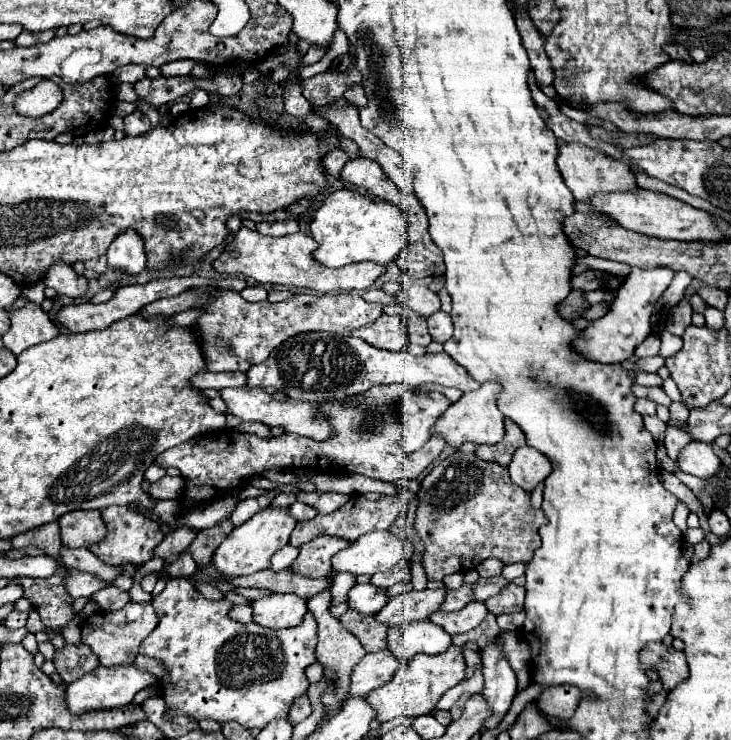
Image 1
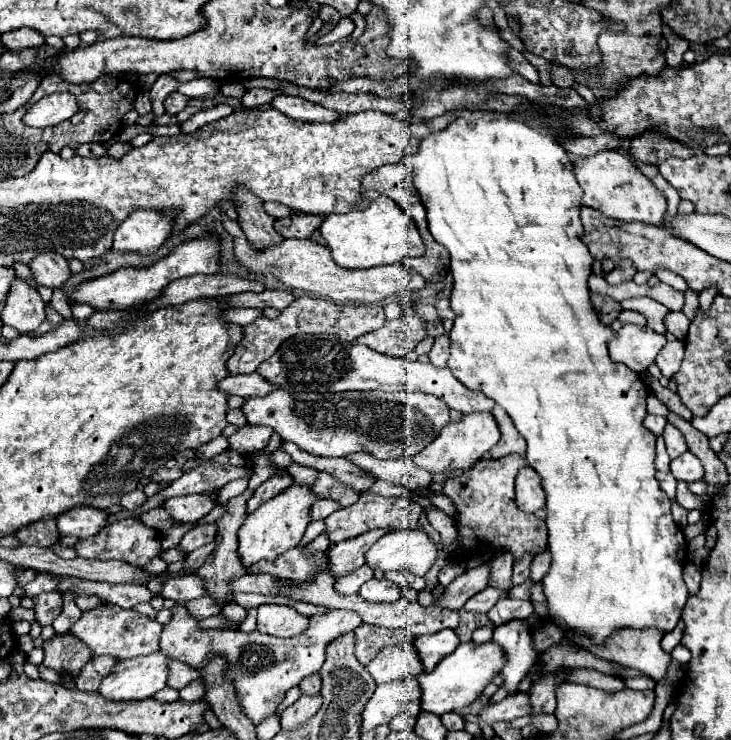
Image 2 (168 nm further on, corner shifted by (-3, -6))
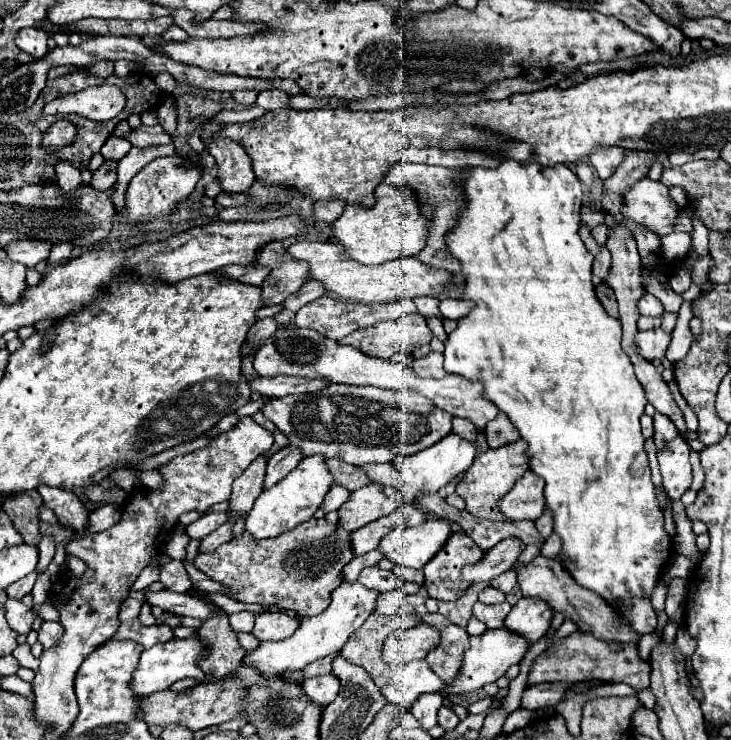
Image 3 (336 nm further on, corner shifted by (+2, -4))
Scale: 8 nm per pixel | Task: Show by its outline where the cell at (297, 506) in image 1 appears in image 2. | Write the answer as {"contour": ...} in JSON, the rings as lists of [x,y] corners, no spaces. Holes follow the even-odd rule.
{"contour":[[[317,500],[313,506],[311,506],[311,520],[325,520],[331,512],[339,510],[337,504],[333,504],[333,500]]]}

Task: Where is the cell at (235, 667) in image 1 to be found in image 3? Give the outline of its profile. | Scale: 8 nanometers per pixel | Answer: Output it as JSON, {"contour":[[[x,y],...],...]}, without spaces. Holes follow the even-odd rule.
{"contour":[[[342,582],[334,592],[332,592],[332,602],[324,610],[324,614],[304,618],[294,636],[280,640],[280,642],[262,642],[258,650],[248,654],[242,662],[258,668],[266,678],[276,678],[282,676],[288,670],[300,670],[308,666],[310,662],[324,658],[328,654],[334,654],[342,650],[346,640],[350,638],[352,632],[356,632],[362,622],[376,610],[376,600],[380,592],[376,590],[366,590],[360,582]]]}

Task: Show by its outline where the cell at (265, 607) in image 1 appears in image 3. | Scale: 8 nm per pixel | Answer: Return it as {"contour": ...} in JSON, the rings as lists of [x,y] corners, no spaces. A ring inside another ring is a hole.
{"contour":[[[270,612],[256,616],[254,636],[262,642],[278,642],[290,638],[298,628],[296,618],[290,618],[286,612]]]}

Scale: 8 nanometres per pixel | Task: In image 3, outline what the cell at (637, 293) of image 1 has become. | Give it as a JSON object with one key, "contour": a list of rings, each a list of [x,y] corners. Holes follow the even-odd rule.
{"contour":[[[654,328],[648,332],[638,332],[636,334],[636,344],[640,354],[646,360],[654,360],[654,358],[662,358],[670,346],[672,336],[668,332],[664,332],[662,328]]]}

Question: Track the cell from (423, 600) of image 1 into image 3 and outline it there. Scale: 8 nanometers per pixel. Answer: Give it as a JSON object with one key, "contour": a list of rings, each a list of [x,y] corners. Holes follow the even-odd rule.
{"contour":[[[506,538],[502,542],[498,542],[492,550],[488,550],[484,554],[484,560],[478,562],[476,566],[466,566],[462,570],[464,578],[472,580],[472,582],[480,582],[480,580],[492,580],[498,574],[510,570],[514,566],[514,562],[518,560],[518,556],[524,552],[526,544],[520,538]]]}

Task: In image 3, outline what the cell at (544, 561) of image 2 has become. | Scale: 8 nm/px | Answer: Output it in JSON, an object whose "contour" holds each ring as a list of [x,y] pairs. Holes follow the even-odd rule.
{"contour":[[[552,532],[552,534],[550,534],[550,538],[546,540],[544,548],[542,548],[542,554],[544,554],[544,556],[548,556],[548,558],[550,558],[550,556],[554,558],[554,556],[560,552],[560,548],[562,548],[562,540],[560,540],[560,536],[556,536],[556,534]]]}

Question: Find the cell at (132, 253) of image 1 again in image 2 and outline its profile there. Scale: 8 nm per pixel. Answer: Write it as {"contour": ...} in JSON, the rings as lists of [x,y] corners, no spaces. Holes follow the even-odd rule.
{"contour":[[[133,212],[133,216],[129,216],[129,220],[121,224],[121,228],[117,228],[111,250],[115,254],[155,254],[171,232],[171,218],[173,216],[161,216],[161,212]]]}

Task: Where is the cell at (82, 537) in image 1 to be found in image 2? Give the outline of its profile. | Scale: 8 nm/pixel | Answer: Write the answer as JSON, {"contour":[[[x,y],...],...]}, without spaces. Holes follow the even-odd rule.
{"contour":[[[77,508],[77,512],[67,512],[57,520],[61,536],[75,536],[79,540],[99,534],[105,524],[107,512],[97,512],[97,508]]]}

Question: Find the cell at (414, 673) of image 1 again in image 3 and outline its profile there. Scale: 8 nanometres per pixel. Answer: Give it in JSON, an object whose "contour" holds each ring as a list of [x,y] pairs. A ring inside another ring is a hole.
{"contour":[[[508,628],[486,630],[480,636],[472,636],[470,638],[470,648],[464,654],[464,664],[462,664],[460,676],[456,678],[456,682],[452,686],[446,686],[446,690],[442,694],[444,696],[466,694],[466,692],[472,692],[476,688],[482,688],[484,684],[496,682],[498,678],[502,678],[508,672],[510,666],[522,662],[528,646],[530,646],[530,642],[524,636],[520,636],[520,634],[516,634],[516,632],[508,630]]]}

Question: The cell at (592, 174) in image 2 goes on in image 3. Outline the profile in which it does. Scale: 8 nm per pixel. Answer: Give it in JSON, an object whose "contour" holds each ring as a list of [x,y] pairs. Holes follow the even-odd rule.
{"contour":[[[642,178],[624,194],[622,214],[634,222],[646,226],[658,236],[674,232],[676,218],[680,216],[680,206],[668,194],[668,188],[650,178]]]}

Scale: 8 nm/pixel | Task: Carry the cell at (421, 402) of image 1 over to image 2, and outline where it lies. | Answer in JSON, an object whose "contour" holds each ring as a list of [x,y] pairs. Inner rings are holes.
{"contour":[[[273,390],[267,396],[245,398],[243,414],[253,426],[267,426],[283,440],[295,442],[299,448],[317,456],[347,456],[351,452],[373,452],[377,458],[413,458],[429,442],[437,438],[437,432],[449,422],[449,408],[437,396],[423,392],[341,392],[317,396],[315,392],[287,392]]]}

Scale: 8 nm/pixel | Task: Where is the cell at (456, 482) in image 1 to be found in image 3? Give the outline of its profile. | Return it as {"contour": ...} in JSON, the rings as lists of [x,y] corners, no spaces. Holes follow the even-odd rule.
{"contour":[[[520,438],[512,444],[490,448],[484,454],[478,454],[474,458],[474,464],[468,468],[468,472],[456,486],[456,494],[460,494],[466,500],[466,510],[472,516],[488,518],[488,520],[506,520],[498,510],[498,500],[516,484],[516,478],[524,476],[524,472],[530,468],[526,450],[528,450],[528,444]]]}

